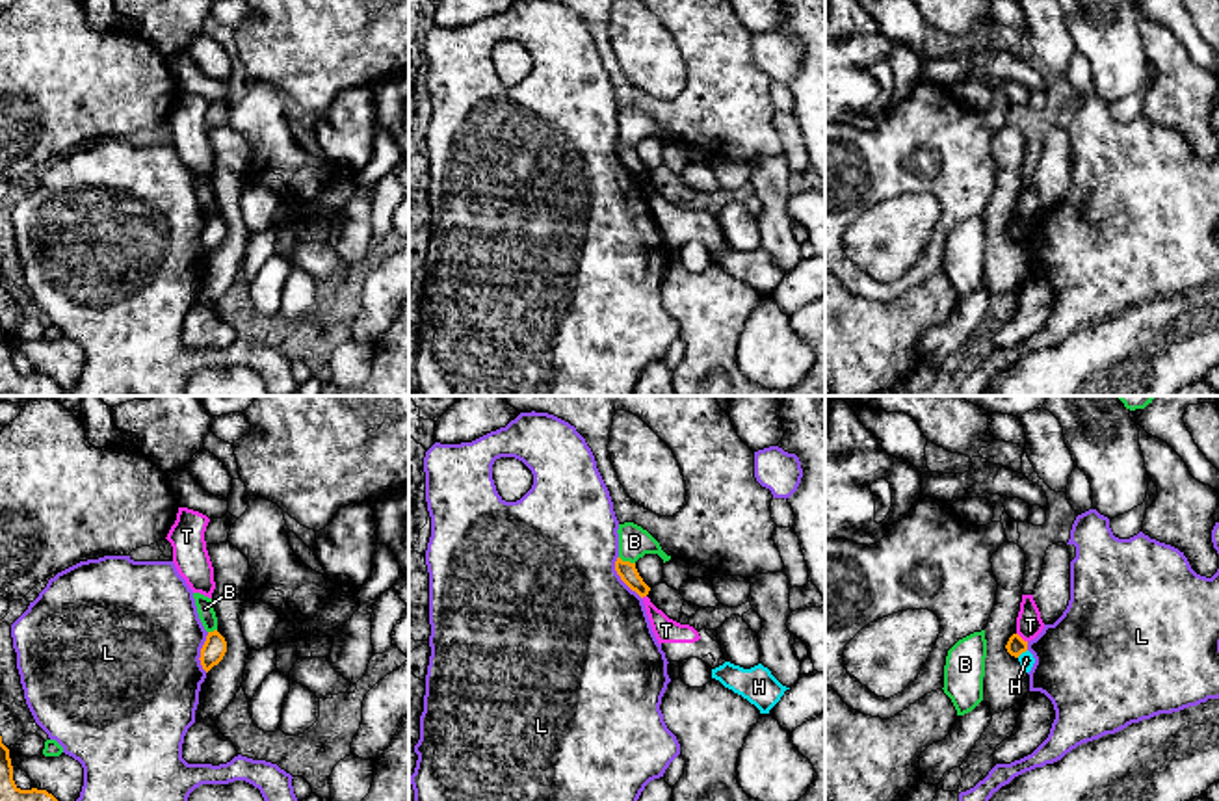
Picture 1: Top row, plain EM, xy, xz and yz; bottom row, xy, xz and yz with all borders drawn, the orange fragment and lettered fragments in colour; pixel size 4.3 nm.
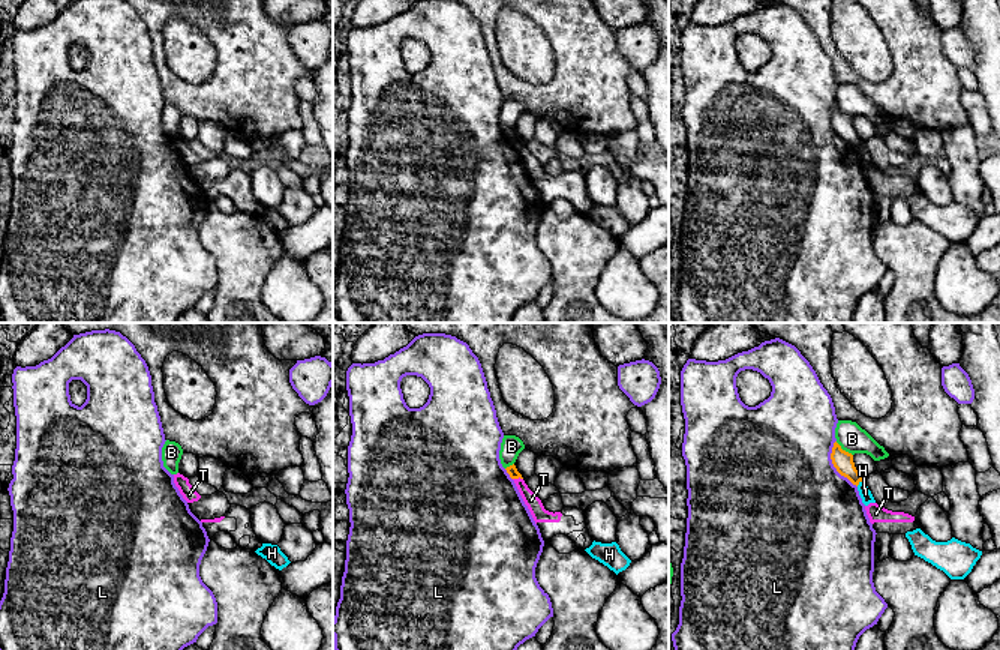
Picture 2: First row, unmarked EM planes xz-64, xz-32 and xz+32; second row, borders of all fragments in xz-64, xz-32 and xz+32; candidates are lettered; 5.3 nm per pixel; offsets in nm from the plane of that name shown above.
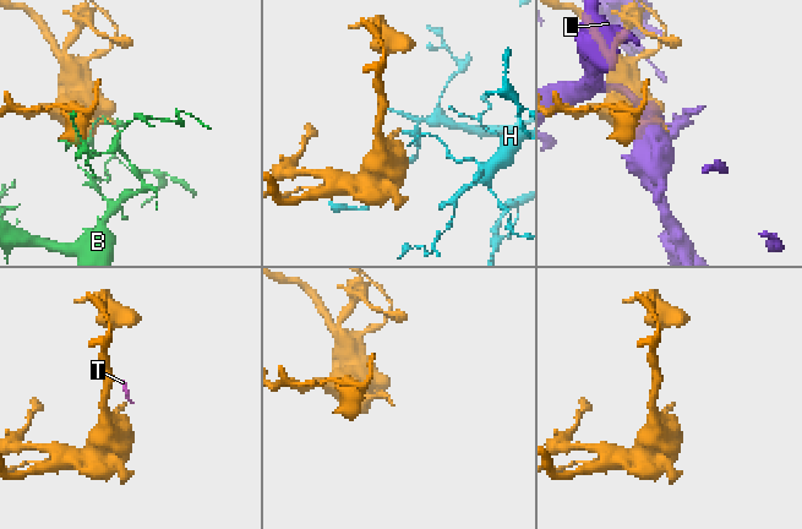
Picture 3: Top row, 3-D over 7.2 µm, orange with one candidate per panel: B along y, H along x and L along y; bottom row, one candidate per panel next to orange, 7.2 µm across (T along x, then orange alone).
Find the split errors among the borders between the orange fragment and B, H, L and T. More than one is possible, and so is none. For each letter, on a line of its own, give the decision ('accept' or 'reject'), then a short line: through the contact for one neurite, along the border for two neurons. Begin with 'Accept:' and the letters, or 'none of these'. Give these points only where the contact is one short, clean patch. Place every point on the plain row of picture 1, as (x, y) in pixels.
Accept: none of these
B: reject
H: reject
L: reject
T: reject; line yz (1017, 216), (1026, 225)

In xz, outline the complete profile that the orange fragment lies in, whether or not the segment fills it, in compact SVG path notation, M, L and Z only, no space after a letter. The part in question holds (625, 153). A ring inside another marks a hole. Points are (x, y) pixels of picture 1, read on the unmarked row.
M617 141L615 145L615 154L621 160L621 164L632 173L636 175L641 182L649 178L650 171L643 165L643 162L639 160L636 147L630 145L623 145L621 141Z

